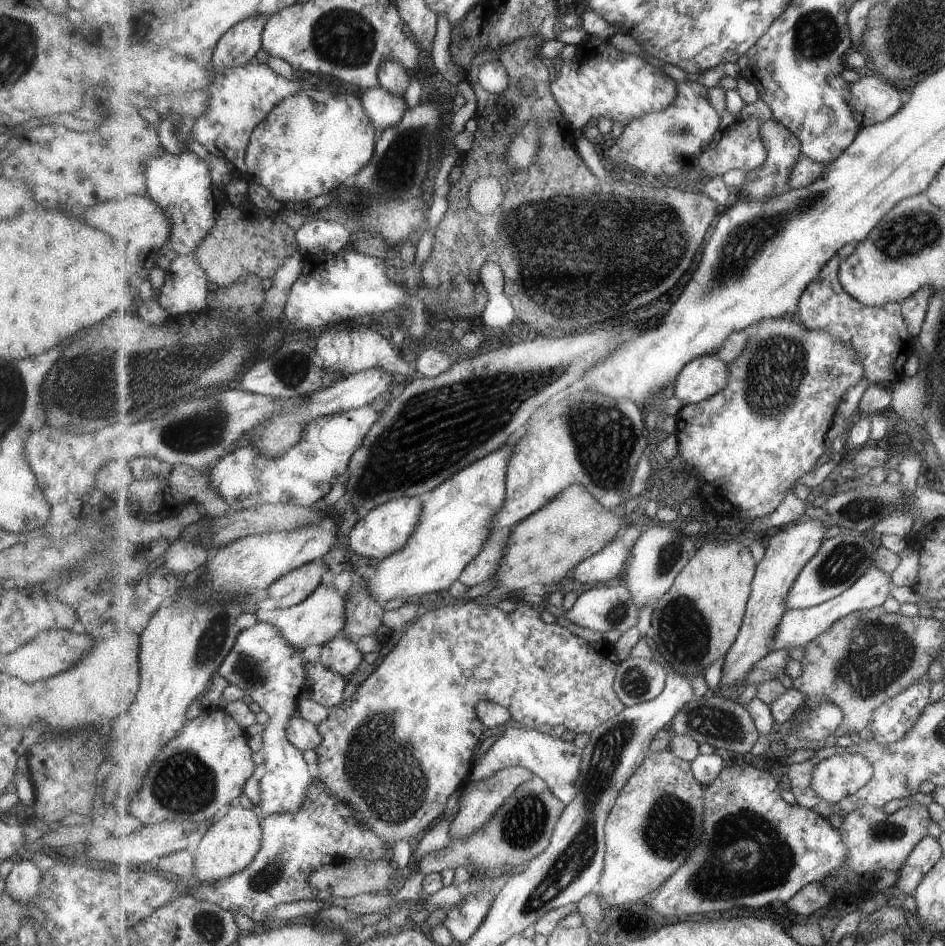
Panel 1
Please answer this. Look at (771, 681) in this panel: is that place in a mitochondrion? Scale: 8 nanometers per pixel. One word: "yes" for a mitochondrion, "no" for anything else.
no

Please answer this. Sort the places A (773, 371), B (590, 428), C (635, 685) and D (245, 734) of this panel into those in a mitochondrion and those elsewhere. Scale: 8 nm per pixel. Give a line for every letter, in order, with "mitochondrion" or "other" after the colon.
A: mitochondrion
B: mitochondrion
C: mitochondrion
D: other

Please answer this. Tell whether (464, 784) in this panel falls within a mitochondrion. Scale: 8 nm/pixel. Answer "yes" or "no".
no

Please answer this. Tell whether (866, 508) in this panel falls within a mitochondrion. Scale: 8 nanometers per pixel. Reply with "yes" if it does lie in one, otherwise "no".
yes

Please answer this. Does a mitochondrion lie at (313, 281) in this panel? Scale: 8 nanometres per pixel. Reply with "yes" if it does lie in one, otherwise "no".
no

